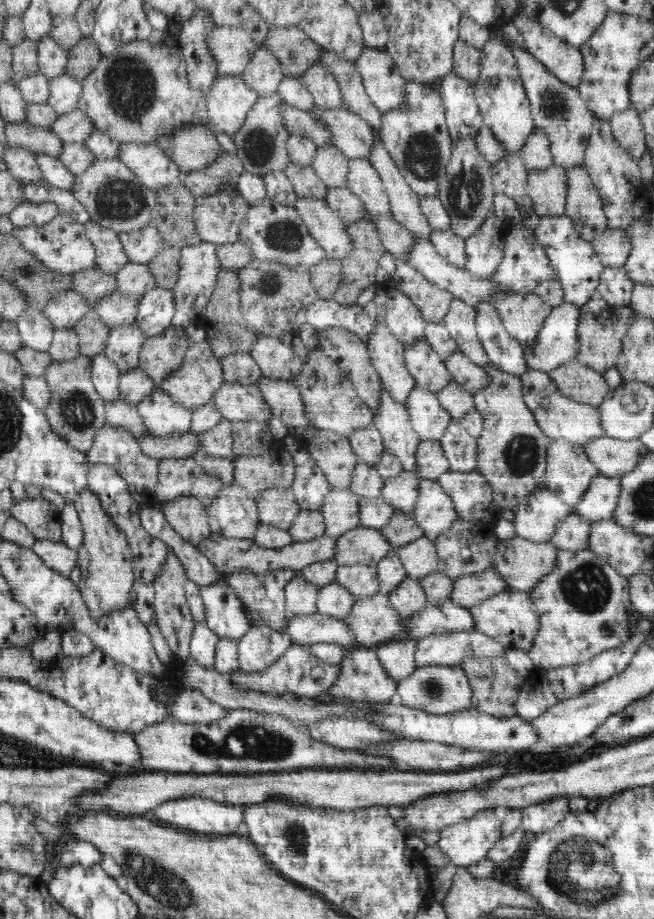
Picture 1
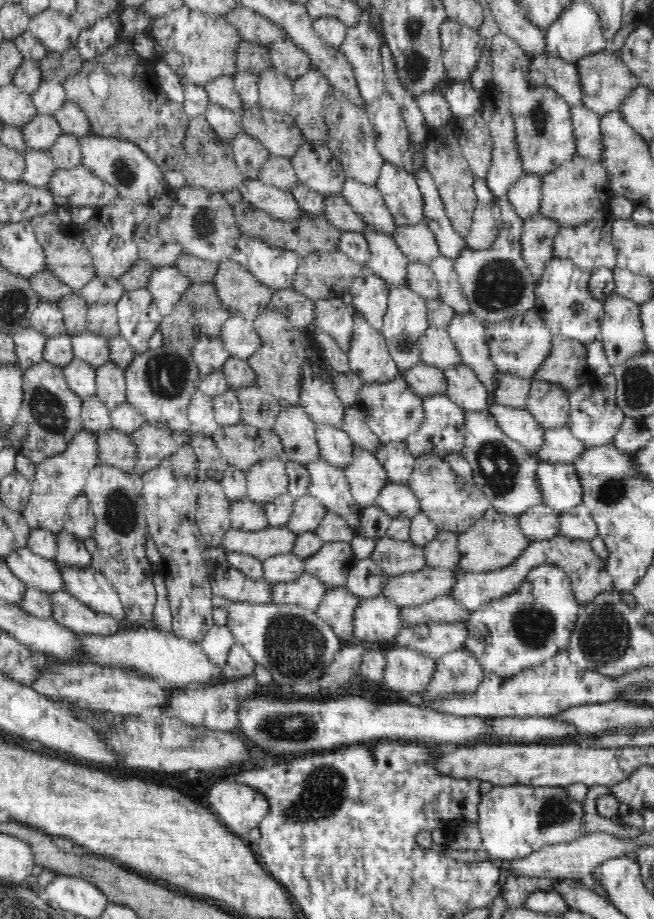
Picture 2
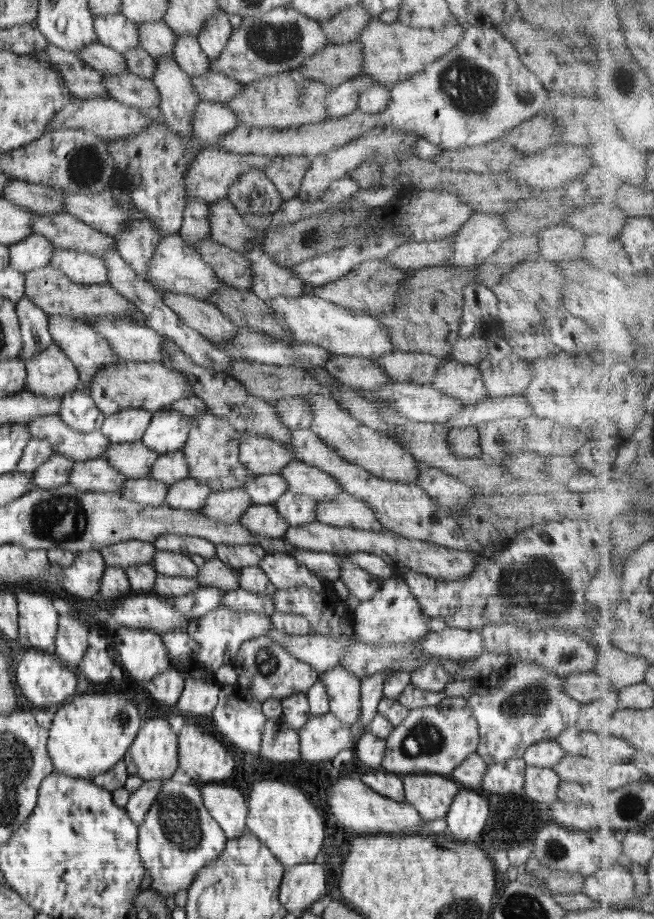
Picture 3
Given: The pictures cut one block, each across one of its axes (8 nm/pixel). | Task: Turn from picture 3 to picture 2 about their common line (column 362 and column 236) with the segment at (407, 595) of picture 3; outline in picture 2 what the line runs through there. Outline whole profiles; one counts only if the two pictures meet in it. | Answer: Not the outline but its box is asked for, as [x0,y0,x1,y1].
[225,601,346,688]

